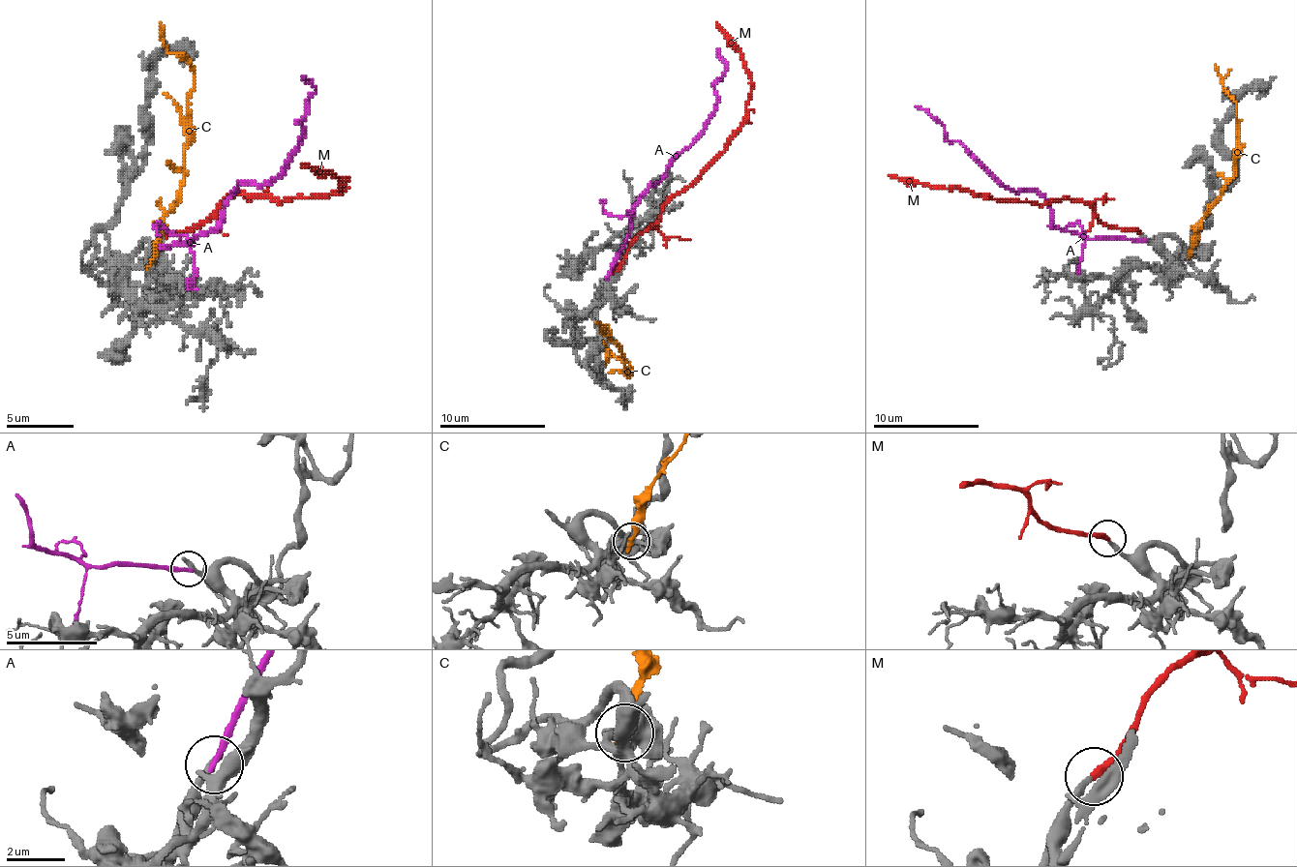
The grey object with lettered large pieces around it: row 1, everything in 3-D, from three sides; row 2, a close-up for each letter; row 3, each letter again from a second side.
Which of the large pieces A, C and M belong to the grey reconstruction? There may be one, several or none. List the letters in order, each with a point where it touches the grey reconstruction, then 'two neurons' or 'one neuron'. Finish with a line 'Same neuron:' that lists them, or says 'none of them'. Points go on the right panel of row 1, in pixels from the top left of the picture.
A: meets grey at (1144, 239); two neurons
C: meets grey at (1190, 252); two neurons
M: meets grey at (1139, 231); one neuron
Same neuron: M

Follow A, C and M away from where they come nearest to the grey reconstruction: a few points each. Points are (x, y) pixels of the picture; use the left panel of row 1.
A: (163, 245), (190, 245), (207, 235), (241, 184), (264, 184), (285, 167), (316, 89), (302, 76)
C: (149, 262), (156, 224), (183, 181), (187, 93), (194, 73), (183, 59), (166, 49), (160, 22)
M: (166, 235), (194, 231), (237, 194), (291, 201), (325, 197), (346, 181), (302, 164)

